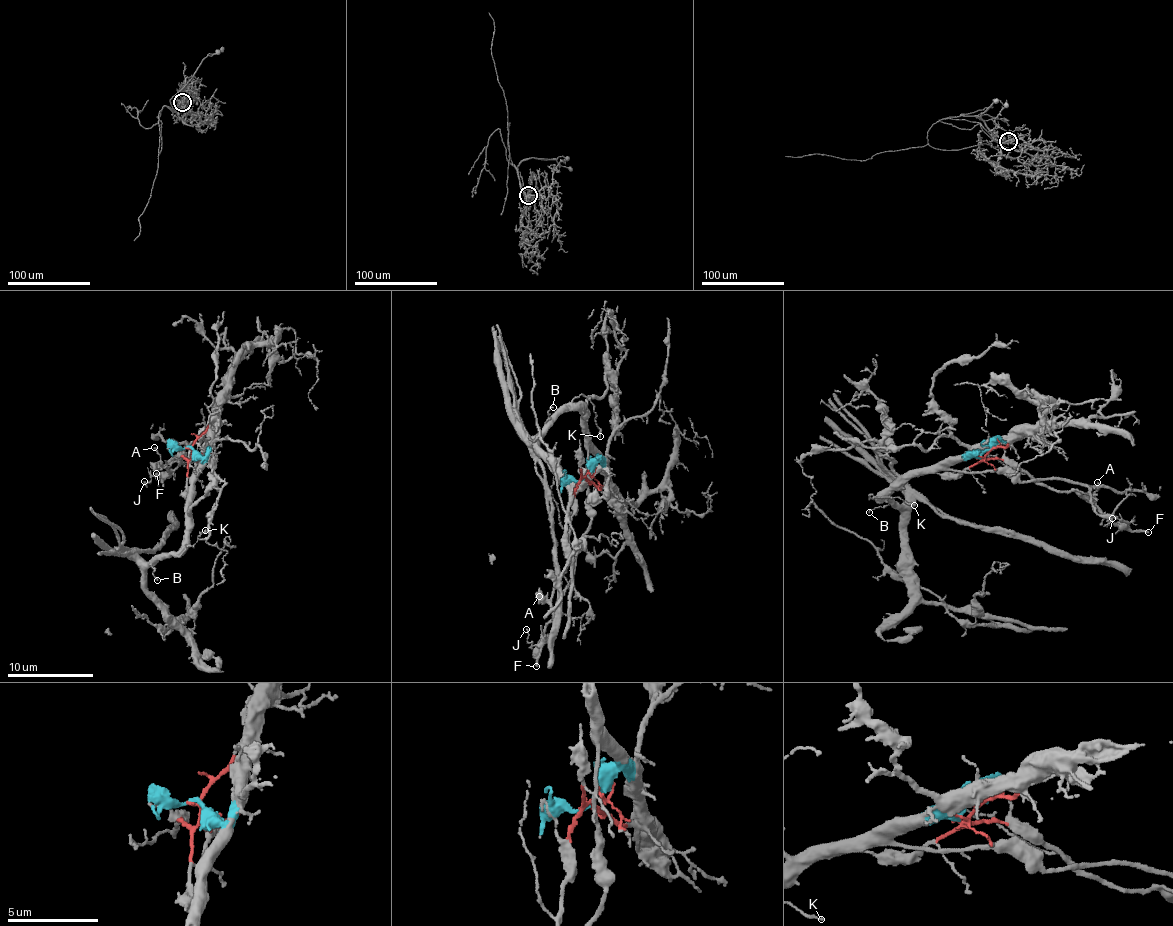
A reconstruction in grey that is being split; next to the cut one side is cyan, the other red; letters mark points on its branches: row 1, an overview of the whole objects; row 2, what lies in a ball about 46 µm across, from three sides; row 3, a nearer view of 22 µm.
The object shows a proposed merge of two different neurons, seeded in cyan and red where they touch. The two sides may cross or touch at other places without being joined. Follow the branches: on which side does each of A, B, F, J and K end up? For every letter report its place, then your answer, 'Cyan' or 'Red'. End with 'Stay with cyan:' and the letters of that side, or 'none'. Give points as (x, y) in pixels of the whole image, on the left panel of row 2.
A: Place: (154, 447). Red
B: Place: (157, 580). Cyan
F: Place: (156, 473). Red
J: Place: (144, 481). Red
K: Place: (205, 530). Cyan
Stay with cyan: B, K

